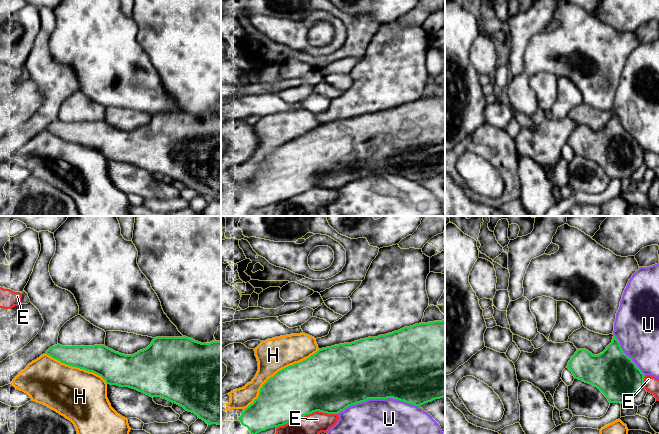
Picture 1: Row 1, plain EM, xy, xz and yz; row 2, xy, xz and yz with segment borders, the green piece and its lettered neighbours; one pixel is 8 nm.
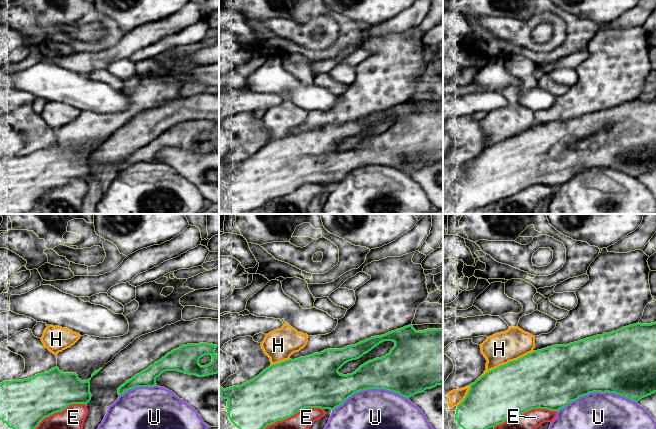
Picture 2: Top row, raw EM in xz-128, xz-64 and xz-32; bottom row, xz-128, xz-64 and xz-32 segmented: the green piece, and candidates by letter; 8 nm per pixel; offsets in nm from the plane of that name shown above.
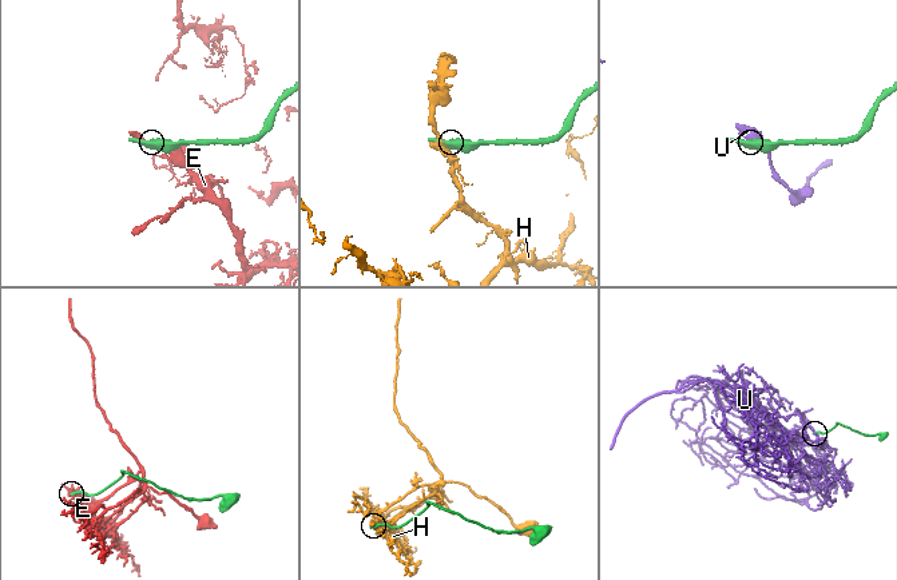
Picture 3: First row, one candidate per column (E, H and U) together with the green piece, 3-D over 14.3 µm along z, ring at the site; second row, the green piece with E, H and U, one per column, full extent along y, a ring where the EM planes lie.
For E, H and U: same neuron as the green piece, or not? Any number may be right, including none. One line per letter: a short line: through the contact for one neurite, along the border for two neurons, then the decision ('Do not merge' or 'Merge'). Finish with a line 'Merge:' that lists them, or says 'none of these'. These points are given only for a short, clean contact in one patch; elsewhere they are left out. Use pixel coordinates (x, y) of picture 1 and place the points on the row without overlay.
E: Do not merge
H: Do not merge
U: Do not merge
Merge: none of these

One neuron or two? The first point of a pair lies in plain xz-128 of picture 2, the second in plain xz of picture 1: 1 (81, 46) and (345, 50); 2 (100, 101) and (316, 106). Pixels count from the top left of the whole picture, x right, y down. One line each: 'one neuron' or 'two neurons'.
1: one neuron
2: one neuron

